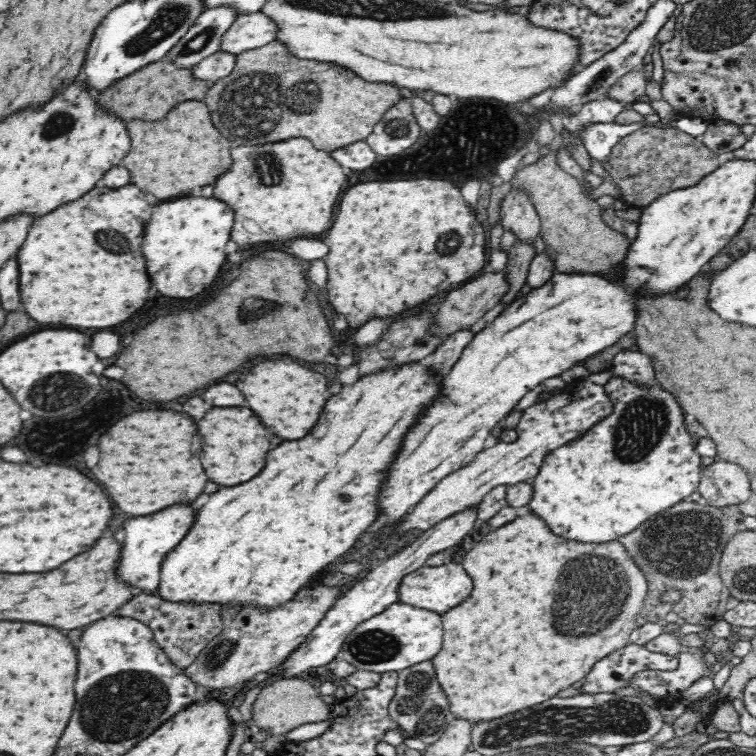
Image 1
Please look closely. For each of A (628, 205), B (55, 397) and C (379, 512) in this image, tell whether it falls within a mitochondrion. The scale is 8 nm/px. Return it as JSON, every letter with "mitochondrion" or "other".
{"A":"other","B":"mitochondrion","C":"other"}

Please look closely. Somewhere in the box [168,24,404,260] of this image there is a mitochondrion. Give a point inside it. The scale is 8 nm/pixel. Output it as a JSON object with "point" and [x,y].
{"point":[252,108]}

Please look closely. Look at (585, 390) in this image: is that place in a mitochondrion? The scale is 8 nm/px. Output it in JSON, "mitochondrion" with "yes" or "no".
{"mitochondrion":"no"}

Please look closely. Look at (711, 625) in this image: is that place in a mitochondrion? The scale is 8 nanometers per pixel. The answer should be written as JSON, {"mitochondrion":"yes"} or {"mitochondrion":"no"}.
{"mitochondrion":"no"}

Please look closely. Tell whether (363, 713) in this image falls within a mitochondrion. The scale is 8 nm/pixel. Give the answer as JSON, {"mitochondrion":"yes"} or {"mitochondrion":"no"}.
{"mitochondrion":"no"}

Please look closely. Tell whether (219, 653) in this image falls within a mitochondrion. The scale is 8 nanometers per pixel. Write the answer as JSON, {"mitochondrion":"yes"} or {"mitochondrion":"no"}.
{"mitochondrion":"yes"}

